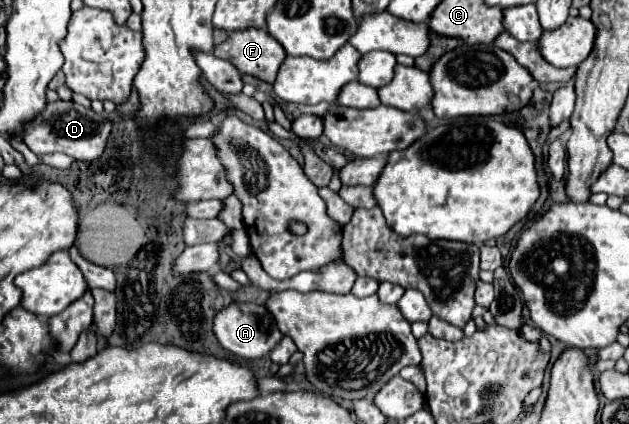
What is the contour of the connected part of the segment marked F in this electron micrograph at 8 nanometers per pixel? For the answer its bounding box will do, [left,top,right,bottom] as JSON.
[213,29,287,83]

